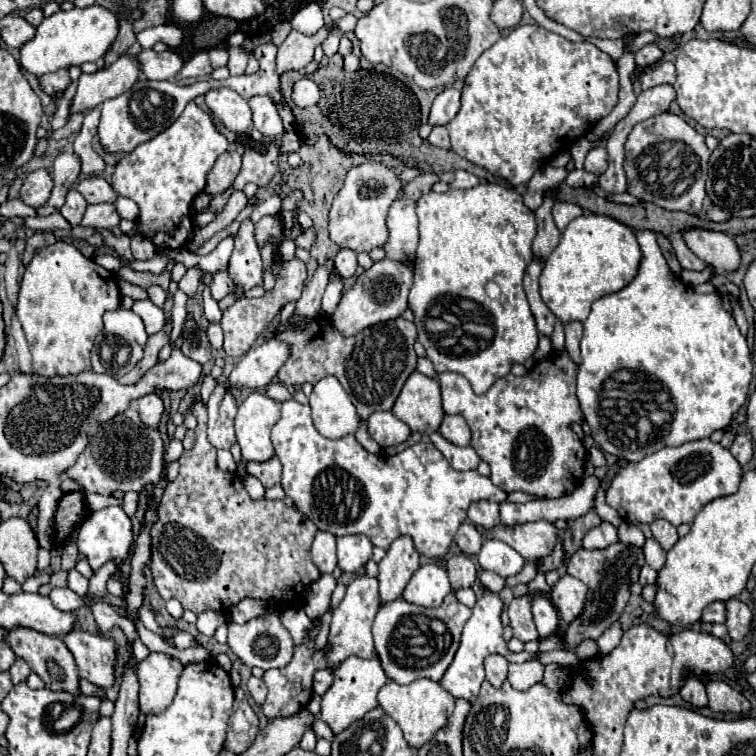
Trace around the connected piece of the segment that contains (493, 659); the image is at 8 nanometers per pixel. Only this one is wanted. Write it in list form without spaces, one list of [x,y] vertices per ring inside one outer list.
[[[492,654],[486,658],[484,666],[486,666],[486,680],[494,688],[500,688],[502,682],[506,680],[506,674],[508,674],[508,660],[500,654]]]

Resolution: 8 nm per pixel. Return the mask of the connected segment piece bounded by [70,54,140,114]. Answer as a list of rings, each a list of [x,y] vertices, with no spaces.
[[[130,54],[120,56],[106,70],[98,70],[96,74],[82,74],[76,96],[70,104],[70,114],[88,112],[100,106],[104,100],[124,94],[138,80],[138,74],[138,64],[130,60]]]

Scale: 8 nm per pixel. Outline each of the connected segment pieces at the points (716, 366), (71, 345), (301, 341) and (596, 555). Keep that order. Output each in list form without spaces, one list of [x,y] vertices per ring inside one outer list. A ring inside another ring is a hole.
[[[644,230],[644,232],[636,232],[636,236],[638,236],[638,244],[640,244],[642,254],[644,254],[640,270],[636,274],[636,278],[626,288],[622,288],[620,292],[608,294],[608,296],[604,296],[604,298],[600,298],[592,304],[590,316],[584,322],[584,336],[582,336],[582,342],[580,342],[582,364],[578,366],[578,402],[580,402],[580,410],[586,418],[586,422],[592,428],[592,438],[596,440],[596,444],[604,452],[614,454],[618,458],[624,458],[628,462],[638,462],[638,460],[646,458],[648,454],[658,452],[664,446],[680,446],[680,444],[686,444],[686,442],[692,442],[692,440],[708,438],[714,430],[728,428],[734,414],[740,410],[740,406],[748,398],[748,386],[752,382],[752,370],[754,370],[746,338],[740,334],[734,318],[722,308],[720,296],[716,292],[696,294],[692,290],[692,286],[686,286],[680,278],[676,278],[670,272],[664,256],[662,256],[662,252],[656,244],[656,234],[654,232]]]
[[[56,242],[48,248],[42,248],[42,252],[38,252],[26,266],[16,304],[16,316],[20,318],[26,340],[30,344],[34,374],[50,378],[90,370],[90,350],[94,346],[96,336],[104,328],[102,316],[104,312],[118,308],[120,308],[120,288],[118,288],[118,276],[114,272],[94,264],[94,260],[82,256],[68,242]]]
[[[402,316],[396,320],[384,322],[380,328],[366,328],[358,336],[346,338],[332,328],[330,320],[314,318],[306,320],[304,332],[282,330],[272,332],[270,338],[286,340],[292,348],[290,358],[278,372],[278,380],[286,386],[292,384],[316,384],[324,376],[336,376],[344,390],[348,392],[352,404],[358,410],[358,416],[366,420],[372,412],[390,410],[406,382],[406,378],[416,370],[416,326]]]
[[[622,542],[610,544],[604,550],[580,548],[570,558],[568,574],[572,574],[574,578],[582,580],[588,586],[588,600],[586,600],[582,614],[574,622],[570,622],[558,630],[564,650],[574,652],[582,640],[598,640],[602,636],[602,632],[610,628],[610,624],[620,620],[620,616],[624,614],[624,608],[628,604],[628,598],[630,598],[630,584],[638,582],[638,574],[640,574],[642,566],[644,566],[642,548],[632,546],[632,544],[622,544]]]

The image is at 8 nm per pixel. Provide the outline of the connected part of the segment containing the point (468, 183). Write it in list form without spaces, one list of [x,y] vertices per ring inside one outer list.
[[[458,170],[454,174],[454,180],[450,182],[450,188],[474,188],[478,184],[480,184],[480,180],[474,174],[470,174],[466,170]]]

